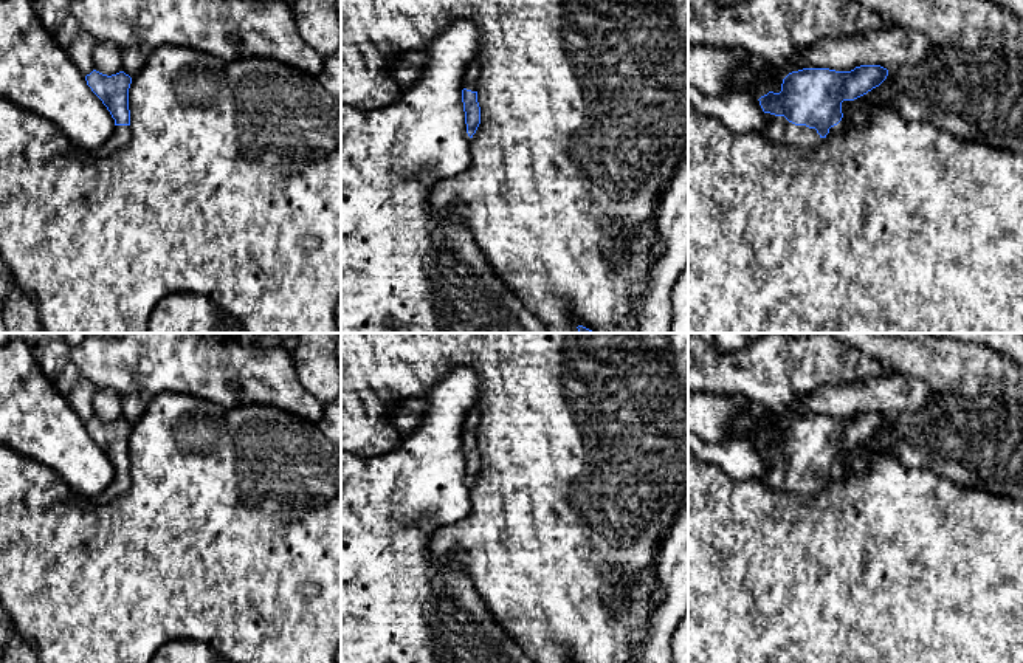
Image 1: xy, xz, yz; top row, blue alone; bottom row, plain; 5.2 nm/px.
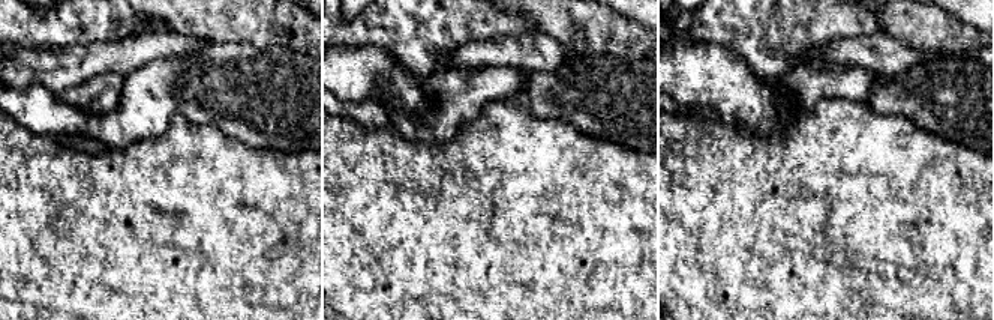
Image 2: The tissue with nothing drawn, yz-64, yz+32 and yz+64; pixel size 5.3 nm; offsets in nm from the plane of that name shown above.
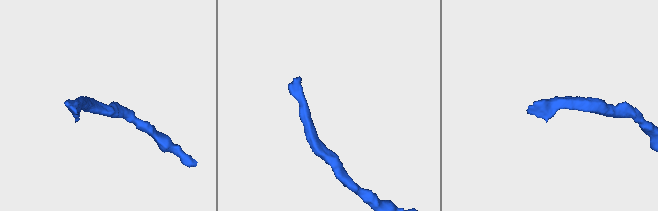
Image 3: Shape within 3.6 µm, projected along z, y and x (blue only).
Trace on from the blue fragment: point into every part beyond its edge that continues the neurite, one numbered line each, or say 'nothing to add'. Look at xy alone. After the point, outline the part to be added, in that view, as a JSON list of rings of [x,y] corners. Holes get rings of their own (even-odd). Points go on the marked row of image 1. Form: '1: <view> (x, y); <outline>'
1: xy (121, 135); [[[115,125],[112,136],[96,150],[93,150],[95,155],[104,158],[121,147],[124,147],[132,139],[132,129],[130,125]]]

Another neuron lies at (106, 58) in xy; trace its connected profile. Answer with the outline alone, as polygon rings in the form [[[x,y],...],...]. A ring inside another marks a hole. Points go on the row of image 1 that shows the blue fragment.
[[[98,42],[93,50],[95,70],[112,76],[122,71],[122,59],[118,46],[112,42]]]

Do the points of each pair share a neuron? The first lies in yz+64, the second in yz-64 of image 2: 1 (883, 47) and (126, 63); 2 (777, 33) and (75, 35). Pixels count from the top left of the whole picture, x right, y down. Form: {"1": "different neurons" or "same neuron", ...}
{"1": "same neuron", "2": "same neuron"}

